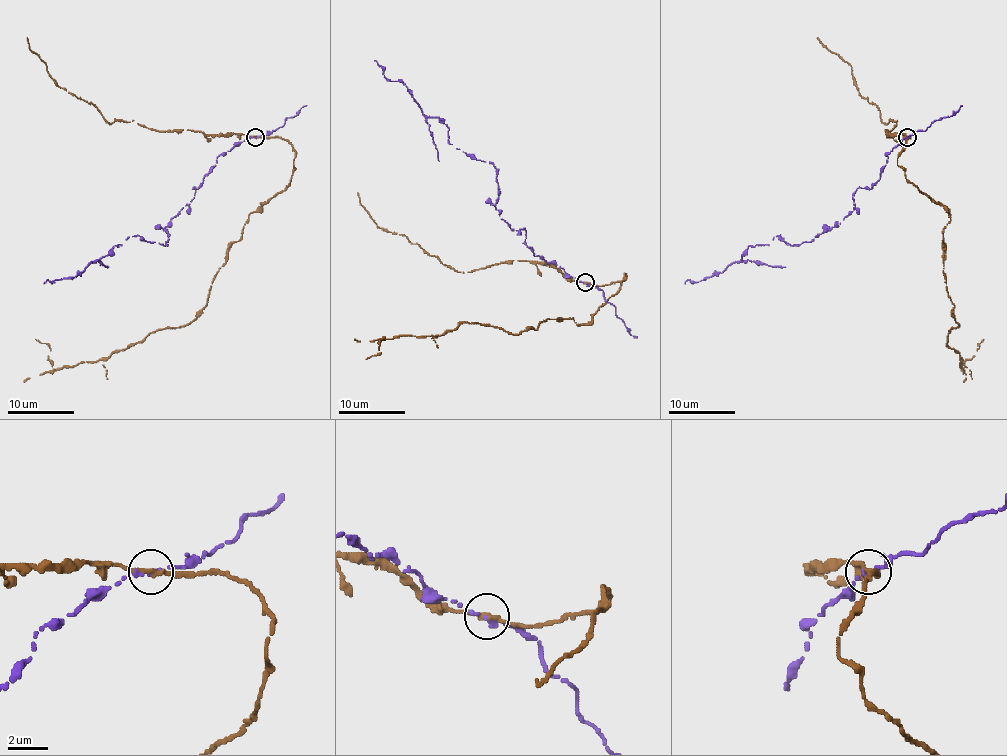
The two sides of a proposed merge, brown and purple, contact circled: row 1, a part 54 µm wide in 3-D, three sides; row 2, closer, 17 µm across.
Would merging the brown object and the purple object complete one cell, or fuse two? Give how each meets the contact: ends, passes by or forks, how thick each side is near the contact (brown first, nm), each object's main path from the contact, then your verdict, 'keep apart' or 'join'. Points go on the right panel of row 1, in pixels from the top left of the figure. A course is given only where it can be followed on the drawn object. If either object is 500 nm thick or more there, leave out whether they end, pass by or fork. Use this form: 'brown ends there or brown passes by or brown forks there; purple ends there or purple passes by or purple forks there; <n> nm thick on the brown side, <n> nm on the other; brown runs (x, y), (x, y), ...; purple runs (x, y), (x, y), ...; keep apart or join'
brown passes by; purple ends there; 260 nm thick on the brown side, 240 nm on the other; brown runs (907, 137), (897, 163), (950, 215), (942, 273), (959, 326), (949, 331), (947, 344), (960, 369), (984, 339); purple runs (907, 137), (831, 228), (800, 245), (778, 235), (748, 245), (740, 261), (685, 283); keep apart

